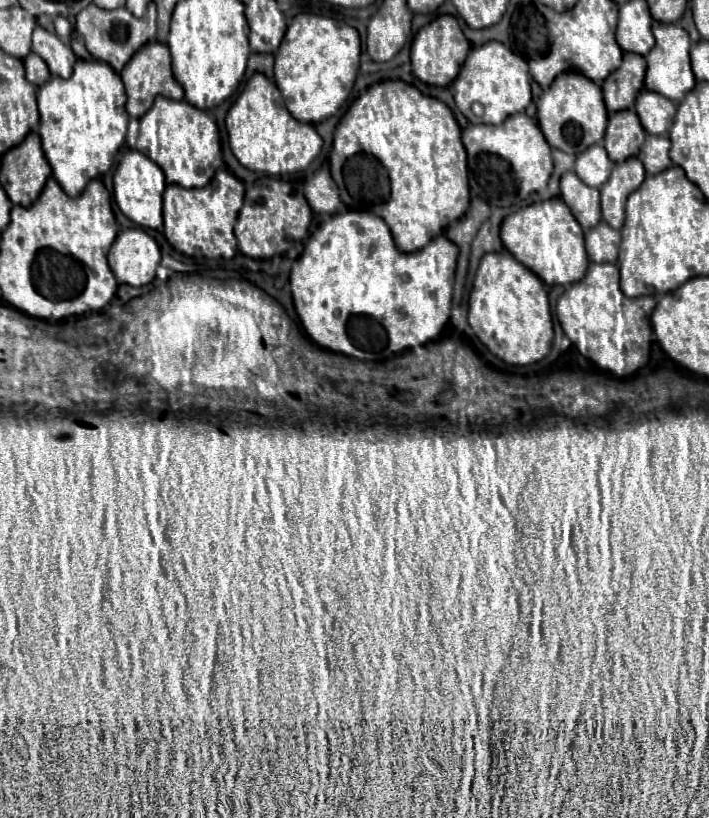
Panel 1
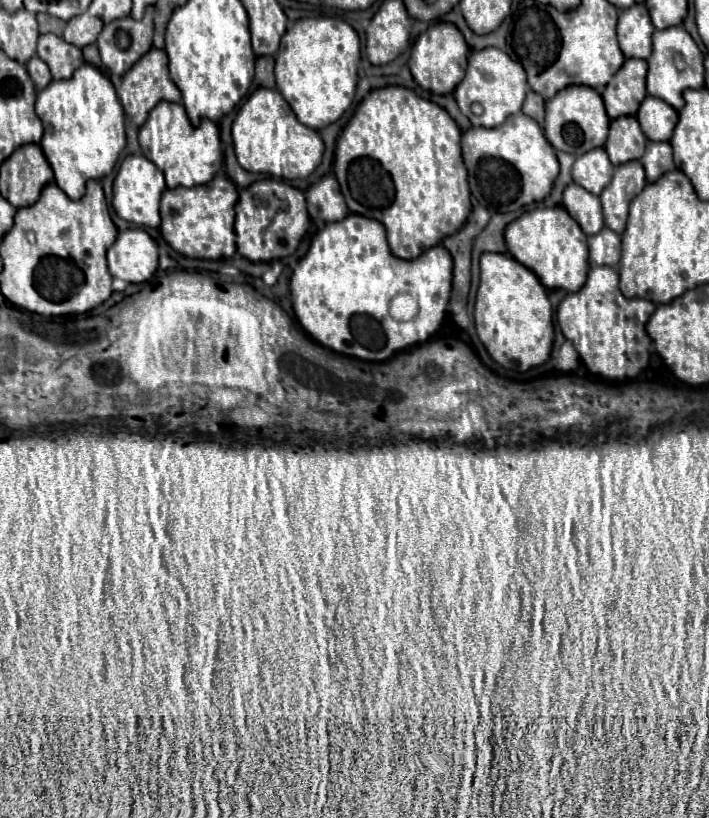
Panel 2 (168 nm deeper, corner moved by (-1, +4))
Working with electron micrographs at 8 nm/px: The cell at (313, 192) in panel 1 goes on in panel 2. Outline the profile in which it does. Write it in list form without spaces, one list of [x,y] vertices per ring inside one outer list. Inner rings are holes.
[[[328,175],[314,183],[306,191],[306,203],[308,203],[308,215],[316,221],[342,221],[348,215],[348,207],[344,205],[344,197],[340,193],[340,187],[336,185],[336,177]]]

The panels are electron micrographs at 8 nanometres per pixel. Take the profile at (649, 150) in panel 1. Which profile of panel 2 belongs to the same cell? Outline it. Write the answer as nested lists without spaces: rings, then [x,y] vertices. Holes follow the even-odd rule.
[[[648,141],[648,149],[646,149],[644,157],[640,159],[640,163],[644,165],[648,183],[652,183],[660,175],[672,171],[674,169],[674,161],[672,161],[672,147],[670,147],[670,143],[666,143],[666,141],[664,143]]]

